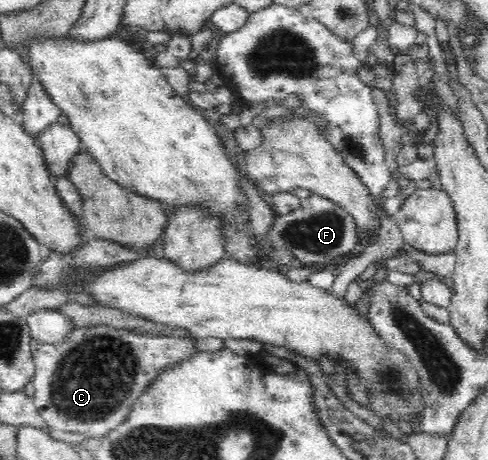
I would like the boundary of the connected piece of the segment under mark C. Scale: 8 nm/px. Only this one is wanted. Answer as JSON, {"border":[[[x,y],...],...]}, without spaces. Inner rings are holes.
{"border":[[[109,326],[76,327],[74,332],[60,344],[42,344],[31,339],[33,360],[34,404],[50,429],[81,432],[92,438],[106,436],[118,428],[129,415],[136,398],[144,393],[146,386],[156,379],[166,366],[187,359],[196,351],[196,338],[173,336],[142,336],[124,329]]]}

